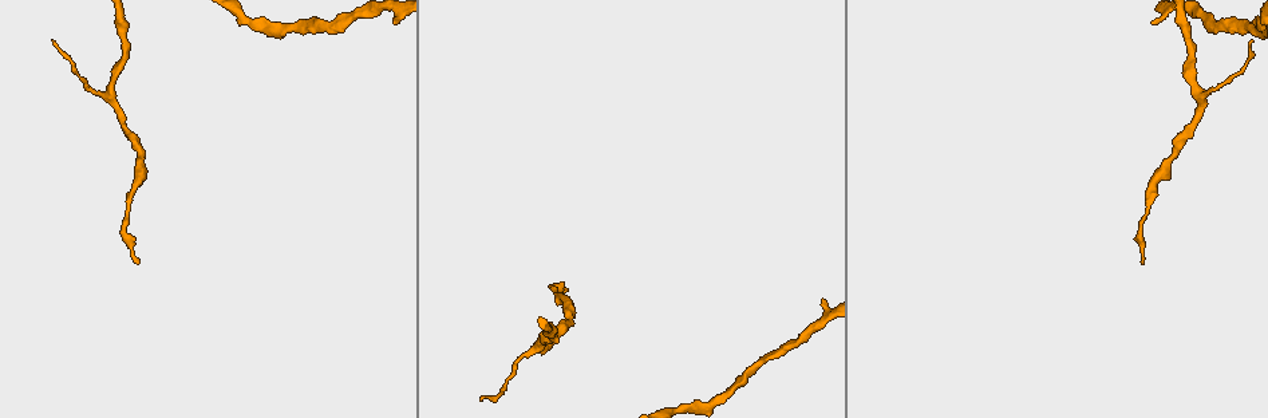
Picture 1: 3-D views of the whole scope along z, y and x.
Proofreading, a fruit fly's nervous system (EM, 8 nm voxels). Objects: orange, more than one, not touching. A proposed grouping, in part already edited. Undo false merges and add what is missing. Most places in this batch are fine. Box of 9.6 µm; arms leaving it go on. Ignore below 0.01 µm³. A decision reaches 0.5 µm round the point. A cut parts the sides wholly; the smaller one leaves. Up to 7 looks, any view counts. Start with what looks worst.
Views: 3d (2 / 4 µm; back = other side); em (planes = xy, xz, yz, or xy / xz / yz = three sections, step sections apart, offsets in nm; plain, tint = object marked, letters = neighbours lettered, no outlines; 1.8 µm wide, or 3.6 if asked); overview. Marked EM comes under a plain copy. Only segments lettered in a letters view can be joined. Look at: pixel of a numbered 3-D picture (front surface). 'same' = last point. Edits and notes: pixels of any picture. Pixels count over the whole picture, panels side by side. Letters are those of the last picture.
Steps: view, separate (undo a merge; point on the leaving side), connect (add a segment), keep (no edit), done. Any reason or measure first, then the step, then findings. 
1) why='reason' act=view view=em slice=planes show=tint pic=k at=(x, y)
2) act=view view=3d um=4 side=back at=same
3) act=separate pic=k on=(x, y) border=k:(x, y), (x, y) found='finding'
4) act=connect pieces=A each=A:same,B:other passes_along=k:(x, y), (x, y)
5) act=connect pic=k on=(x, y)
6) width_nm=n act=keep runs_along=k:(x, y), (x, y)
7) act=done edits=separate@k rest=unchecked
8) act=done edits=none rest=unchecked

why='free end' act=view view=3d um=4 pic=1 at=(1153, 24)

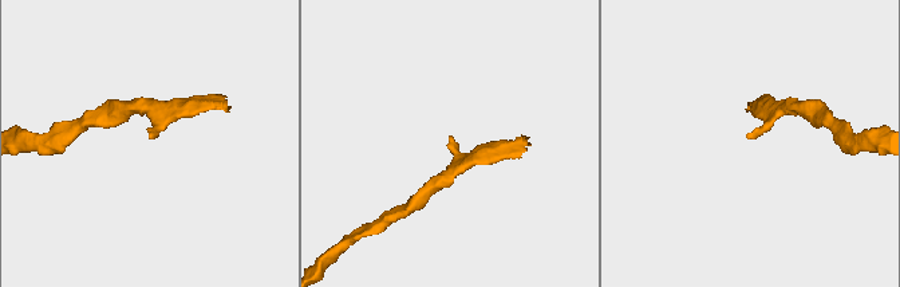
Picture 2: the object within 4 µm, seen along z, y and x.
act=view view=em slice=planes show=letters pic=2 at=(748, 137)

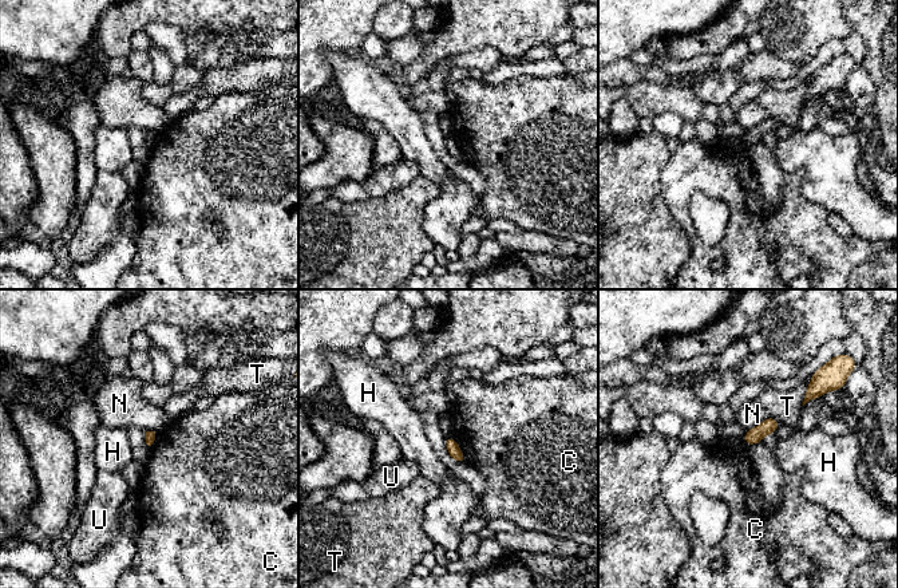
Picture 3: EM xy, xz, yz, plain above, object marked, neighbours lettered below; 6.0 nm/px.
act=keep each=C:other,H:other,N:other,T:other,U:other border=3:(450, 435), (467, 462) found='none of them fits'

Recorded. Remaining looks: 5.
why='free end' act=view view=3d um=4 pic=1 at=(1141, 262)

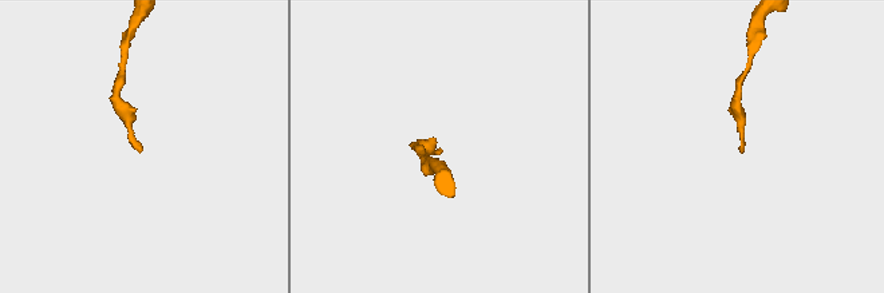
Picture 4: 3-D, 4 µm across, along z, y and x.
act=view view=em slice=xz step=16 show=letters pic=4 at=(437, 152)

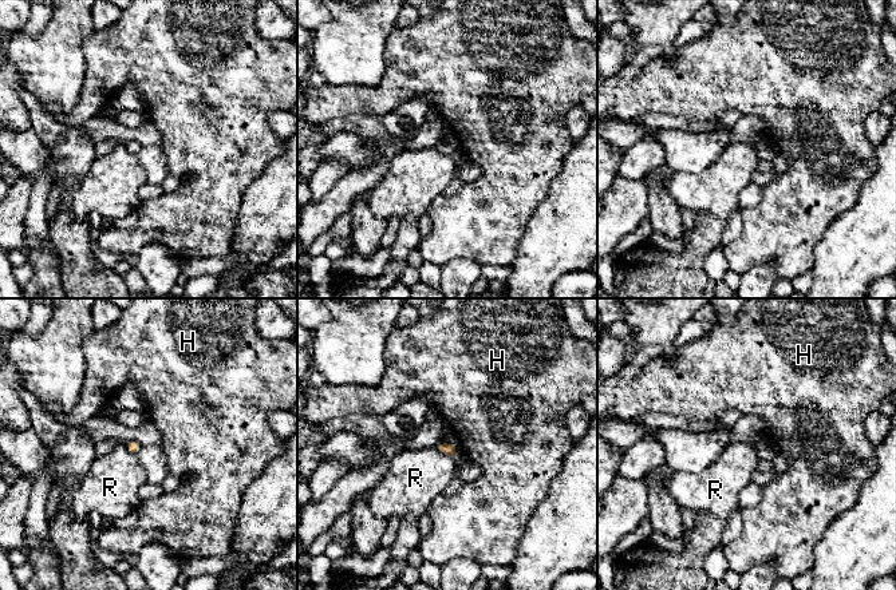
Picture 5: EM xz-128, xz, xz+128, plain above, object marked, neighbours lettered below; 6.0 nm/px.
why='cut it another way' act=view view=em slice=planes show=letters at=same

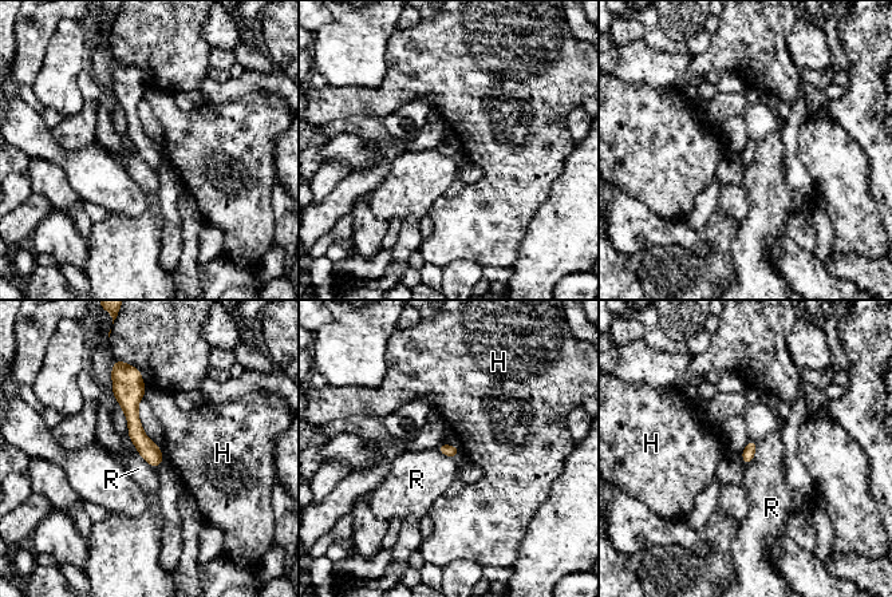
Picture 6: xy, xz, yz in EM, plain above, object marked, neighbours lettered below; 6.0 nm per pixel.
act=keep each=H:other,R:other border=6:(118, 404), (127, 437), (156, 469) found='none of them fits'

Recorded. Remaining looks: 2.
act=done edits=none rest=unchecked

